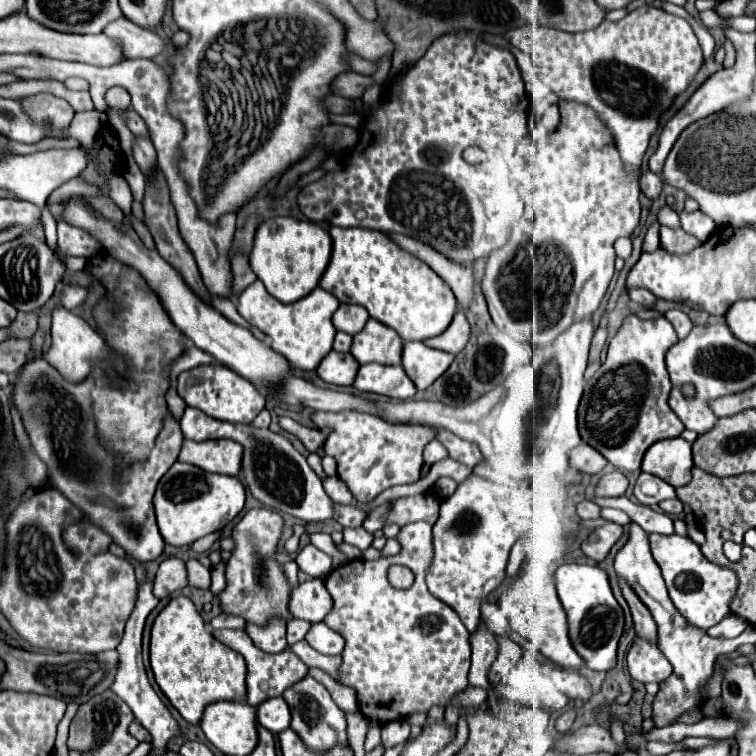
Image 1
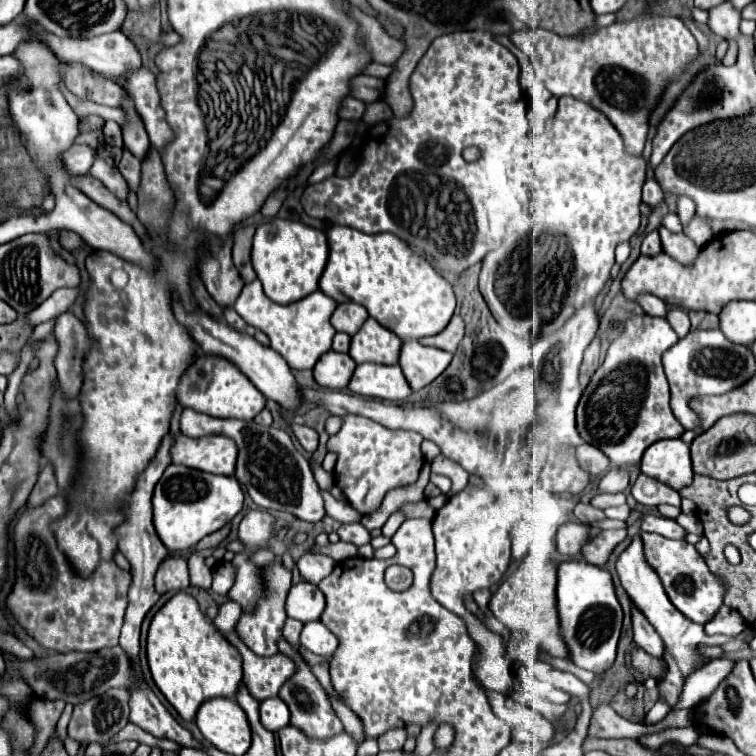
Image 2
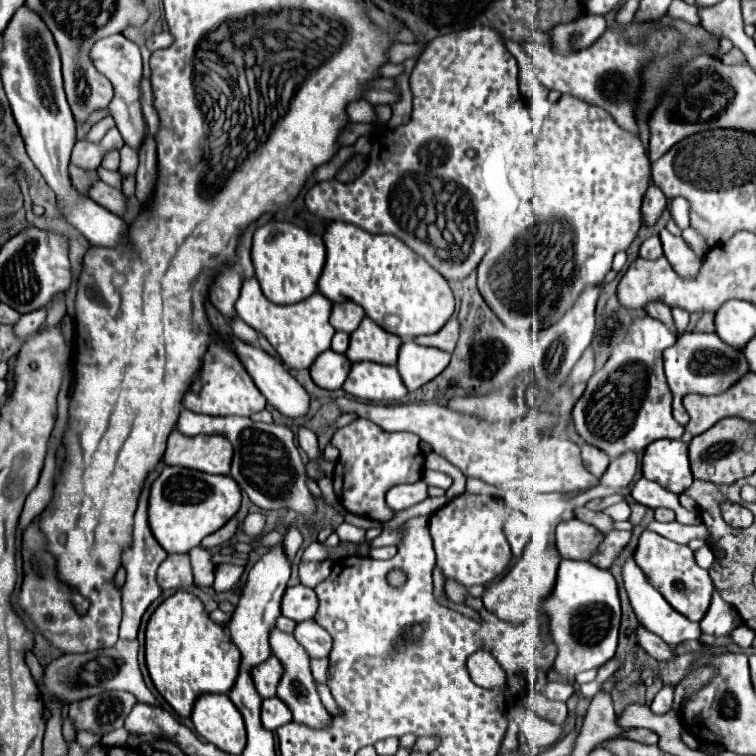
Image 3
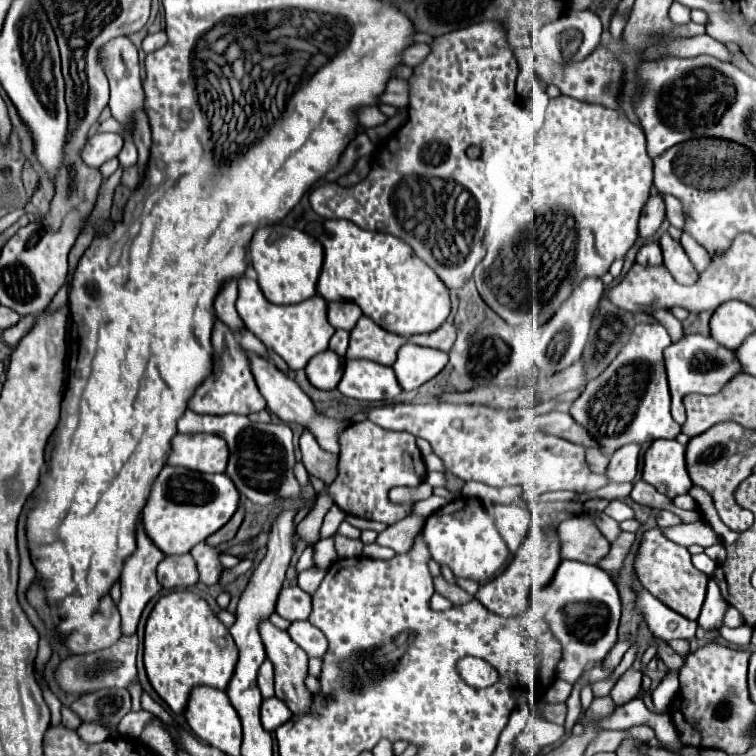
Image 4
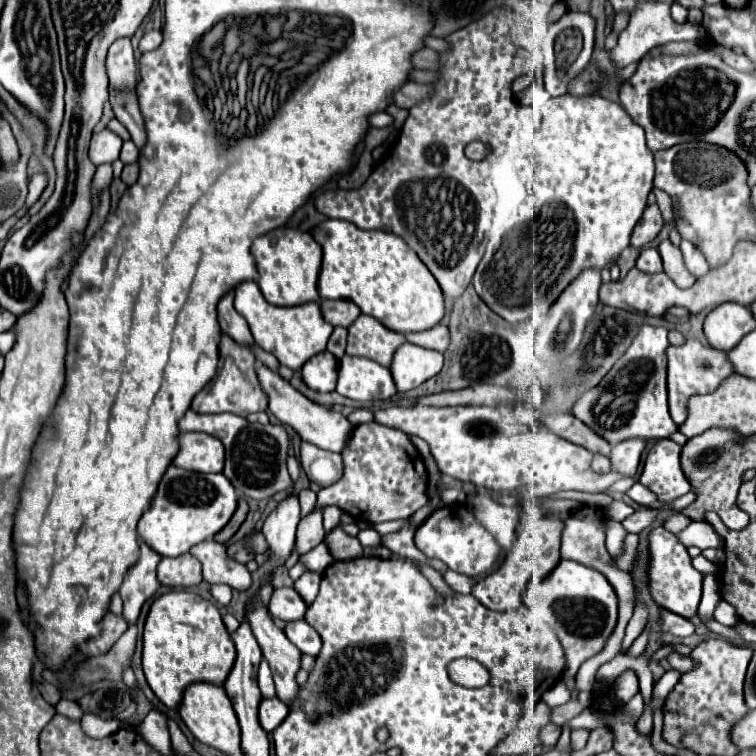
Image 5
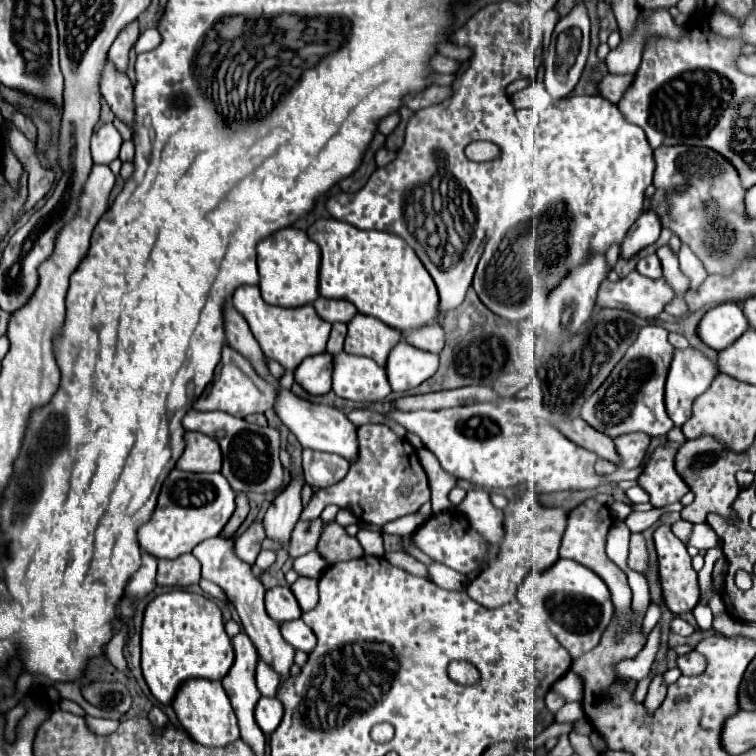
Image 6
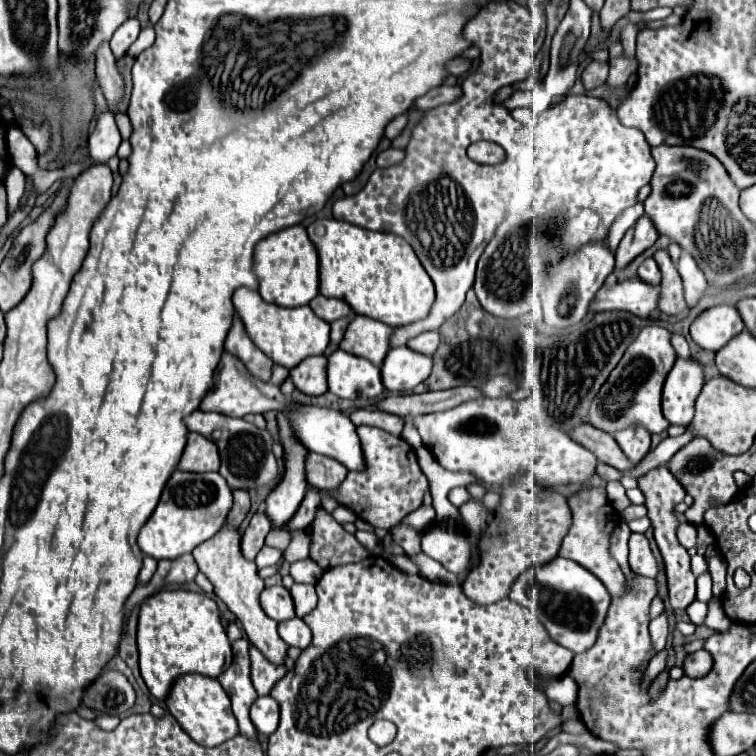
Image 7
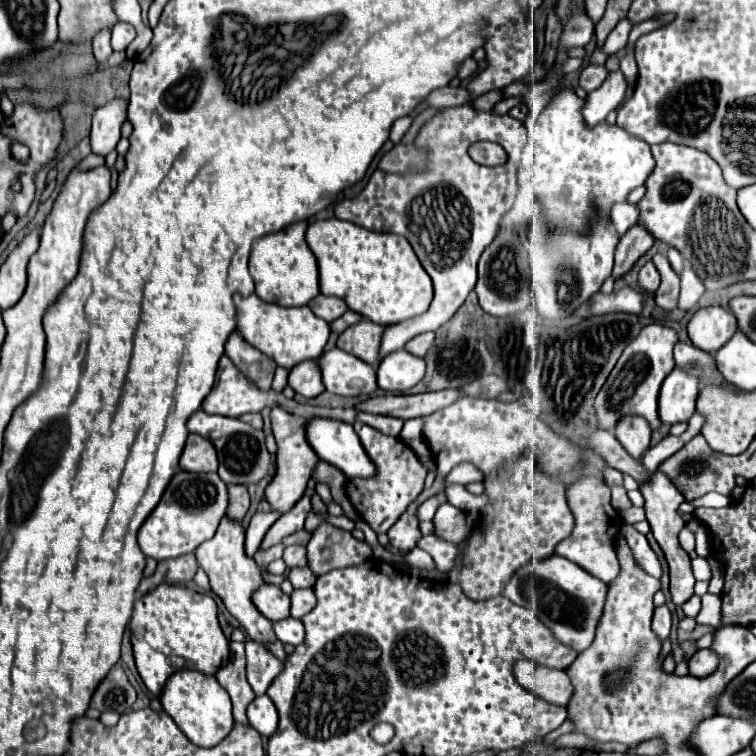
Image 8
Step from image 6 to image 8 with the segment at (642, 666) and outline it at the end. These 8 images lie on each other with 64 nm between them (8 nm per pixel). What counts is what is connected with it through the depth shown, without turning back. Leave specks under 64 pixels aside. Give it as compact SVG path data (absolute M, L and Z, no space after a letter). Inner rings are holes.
M666 604L654 608L654 620L652 620L652 630L658 634L660 640L666 640L670 636L670 626L672 626L672 614Z

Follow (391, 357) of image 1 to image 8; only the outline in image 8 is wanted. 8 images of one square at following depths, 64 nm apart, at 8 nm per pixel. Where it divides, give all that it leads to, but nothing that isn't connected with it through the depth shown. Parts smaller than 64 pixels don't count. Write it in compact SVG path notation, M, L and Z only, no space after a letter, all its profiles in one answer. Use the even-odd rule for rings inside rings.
M362 320L362 322L346 328L338 336L336 346L368 364L376 364L382 332L384 332L384 326L374 324L370 320Z

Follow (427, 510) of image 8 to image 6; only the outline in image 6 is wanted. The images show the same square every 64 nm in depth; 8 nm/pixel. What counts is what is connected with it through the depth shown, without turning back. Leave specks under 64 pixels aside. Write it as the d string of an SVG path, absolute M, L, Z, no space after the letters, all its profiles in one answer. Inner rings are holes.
M414 512L414 514L408 514L408 516L404 516L404 518L398 518L398 520L390 522L390 524L386 524L382 530L384 530L386 534L408 536L408 534L416 532L416 528L420 528L420 524L424 524L426 518L428 518L428 516L424 516L424 514L420 514L420 512Z

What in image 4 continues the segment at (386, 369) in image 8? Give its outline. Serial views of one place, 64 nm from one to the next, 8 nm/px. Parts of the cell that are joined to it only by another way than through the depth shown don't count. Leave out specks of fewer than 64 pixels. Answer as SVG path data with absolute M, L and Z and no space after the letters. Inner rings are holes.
M406 342L392 366L402 390L416 390L424 382L432 380L448 362L448 354L424 346Z

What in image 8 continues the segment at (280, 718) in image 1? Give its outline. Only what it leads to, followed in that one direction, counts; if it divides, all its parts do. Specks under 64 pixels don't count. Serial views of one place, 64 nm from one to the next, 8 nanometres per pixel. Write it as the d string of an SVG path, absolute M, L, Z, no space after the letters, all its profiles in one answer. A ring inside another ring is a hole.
M268 696L254 698L248 704L248 722L252 728L256 728L262 736L272 736L278 728L278 712L274 702Z

